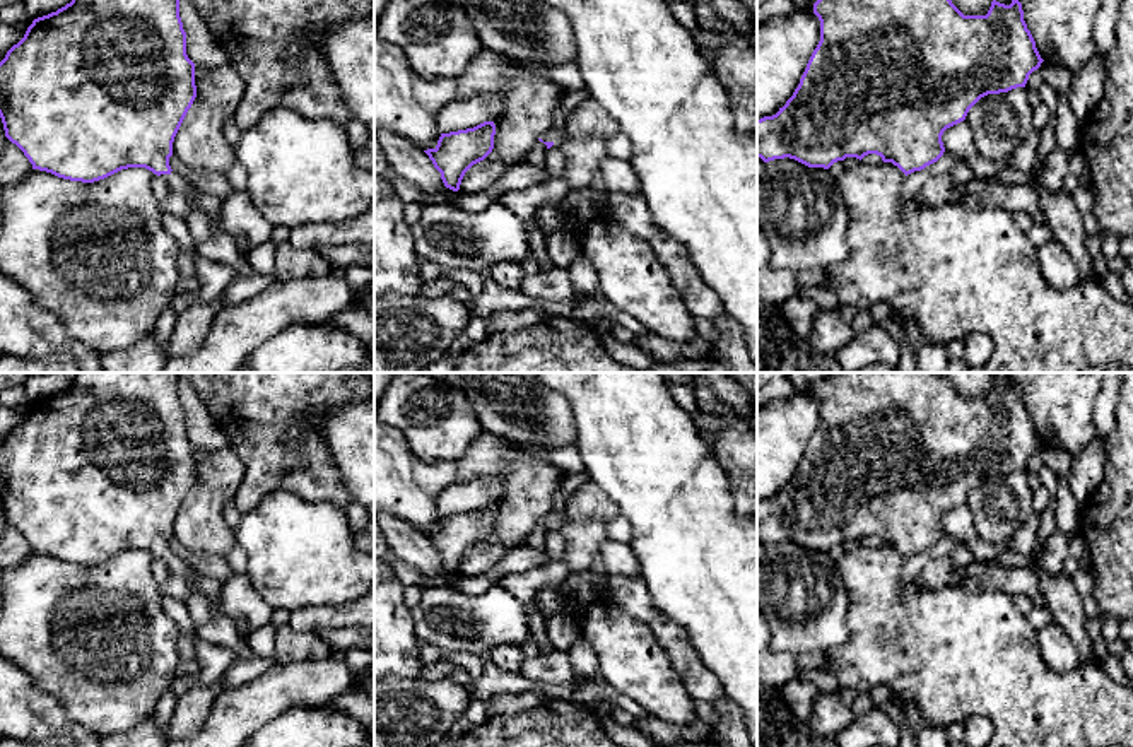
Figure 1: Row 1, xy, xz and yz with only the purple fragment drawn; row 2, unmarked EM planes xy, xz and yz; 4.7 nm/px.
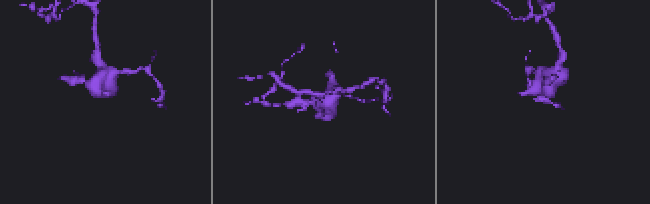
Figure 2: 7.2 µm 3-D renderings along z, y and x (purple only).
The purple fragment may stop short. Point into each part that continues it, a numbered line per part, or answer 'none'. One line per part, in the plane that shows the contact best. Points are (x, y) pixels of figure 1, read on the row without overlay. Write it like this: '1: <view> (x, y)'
1: xz (554, 518)

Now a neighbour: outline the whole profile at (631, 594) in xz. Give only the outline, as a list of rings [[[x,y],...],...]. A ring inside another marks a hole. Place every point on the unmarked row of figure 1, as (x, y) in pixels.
[[[641,574],[608,576],[607,595],[617,607],[649,626],[694,701],[714,704],[725,697],[719,679],[692,648],[685,629],[656,609]]]

